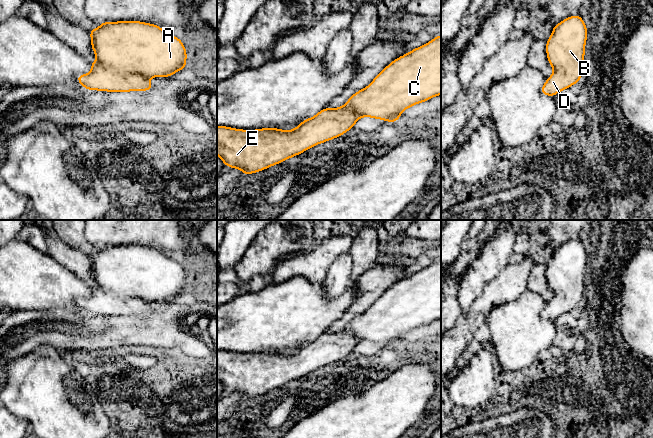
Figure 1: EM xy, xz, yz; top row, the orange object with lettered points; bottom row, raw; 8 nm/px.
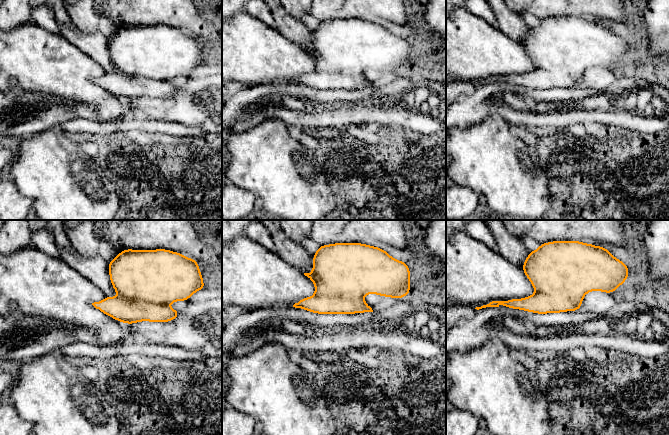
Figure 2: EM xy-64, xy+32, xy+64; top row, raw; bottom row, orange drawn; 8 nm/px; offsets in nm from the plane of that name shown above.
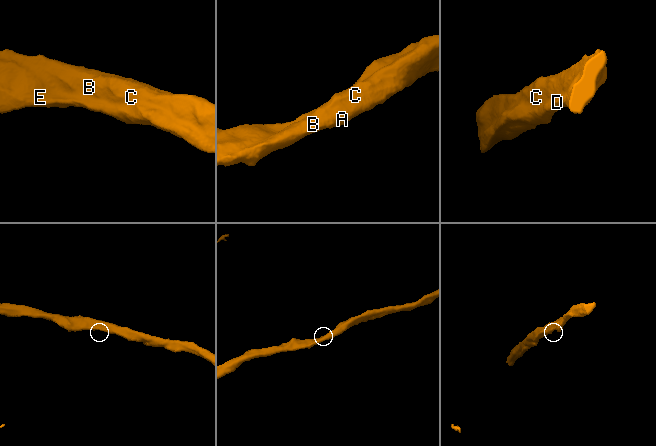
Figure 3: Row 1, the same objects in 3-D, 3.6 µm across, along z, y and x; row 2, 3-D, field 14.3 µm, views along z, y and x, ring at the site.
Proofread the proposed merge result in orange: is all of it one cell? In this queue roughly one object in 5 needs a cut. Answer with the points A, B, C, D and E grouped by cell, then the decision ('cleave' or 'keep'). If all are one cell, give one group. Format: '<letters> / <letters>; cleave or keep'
A B C D E; keep

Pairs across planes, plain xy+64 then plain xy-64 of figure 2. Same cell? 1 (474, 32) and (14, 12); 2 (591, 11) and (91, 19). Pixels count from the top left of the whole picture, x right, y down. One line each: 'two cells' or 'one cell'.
1: two cells
2: two cells

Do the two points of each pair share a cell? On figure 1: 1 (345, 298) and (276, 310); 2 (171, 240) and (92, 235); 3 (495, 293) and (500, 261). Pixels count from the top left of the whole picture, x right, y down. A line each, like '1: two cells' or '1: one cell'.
1: one cell
2: one cell
3: two cells

